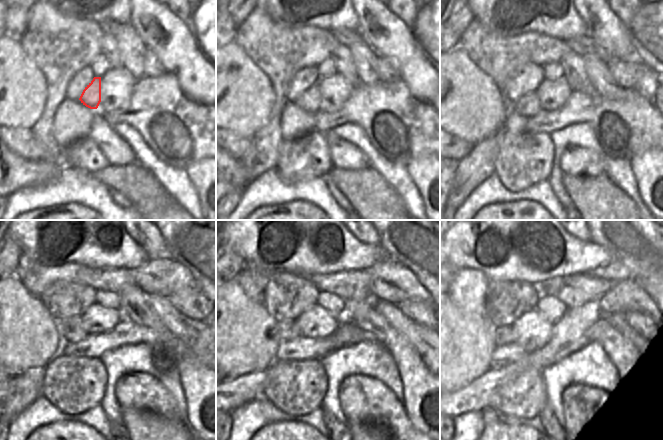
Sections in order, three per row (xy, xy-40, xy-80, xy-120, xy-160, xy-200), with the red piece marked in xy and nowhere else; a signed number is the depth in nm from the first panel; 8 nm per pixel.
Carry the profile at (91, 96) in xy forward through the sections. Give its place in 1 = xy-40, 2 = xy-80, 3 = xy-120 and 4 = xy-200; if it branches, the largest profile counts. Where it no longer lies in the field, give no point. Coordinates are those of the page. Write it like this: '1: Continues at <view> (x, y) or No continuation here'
1: Continues at xy-40 (309, 101)
2: Continues at xy-80 (528, 106)
3: Continues at xy-120 (71, 330)
4: Continues at xy-200 (505, 334).

